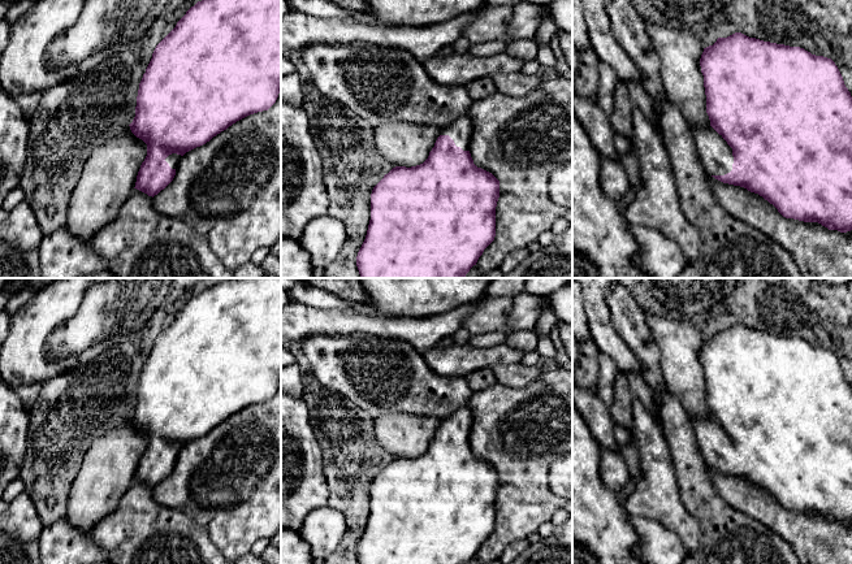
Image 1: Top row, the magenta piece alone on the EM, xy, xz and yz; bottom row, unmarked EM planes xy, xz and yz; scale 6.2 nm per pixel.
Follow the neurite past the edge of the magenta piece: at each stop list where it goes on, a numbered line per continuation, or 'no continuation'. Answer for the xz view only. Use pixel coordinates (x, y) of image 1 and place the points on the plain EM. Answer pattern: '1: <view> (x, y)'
1: xz (461, 421)

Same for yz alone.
1: yz (716, 446)

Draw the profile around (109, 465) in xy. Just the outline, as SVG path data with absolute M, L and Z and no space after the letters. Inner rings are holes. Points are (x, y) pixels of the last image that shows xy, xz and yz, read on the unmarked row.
M129 416L94 441L83 457L66 504L66 517L75 528L91 533L95 525L117 509L120 499L135 478L146 447L147 435L131 424Z

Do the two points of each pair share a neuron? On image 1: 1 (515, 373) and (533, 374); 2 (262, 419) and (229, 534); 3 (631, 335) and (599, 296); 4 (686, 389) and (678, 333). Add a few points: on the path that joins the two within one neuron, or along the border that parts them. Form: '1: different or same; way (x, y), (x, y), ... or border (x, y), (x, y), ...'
1: same; way (519, 374), (530, 374)
2: same; way (260, 447), (260, 465), (242, 484), (238, 506)
3: different; border (605, 291), (609, 321), (621, 337)
4: same; way (683, 374), (679, 347)

